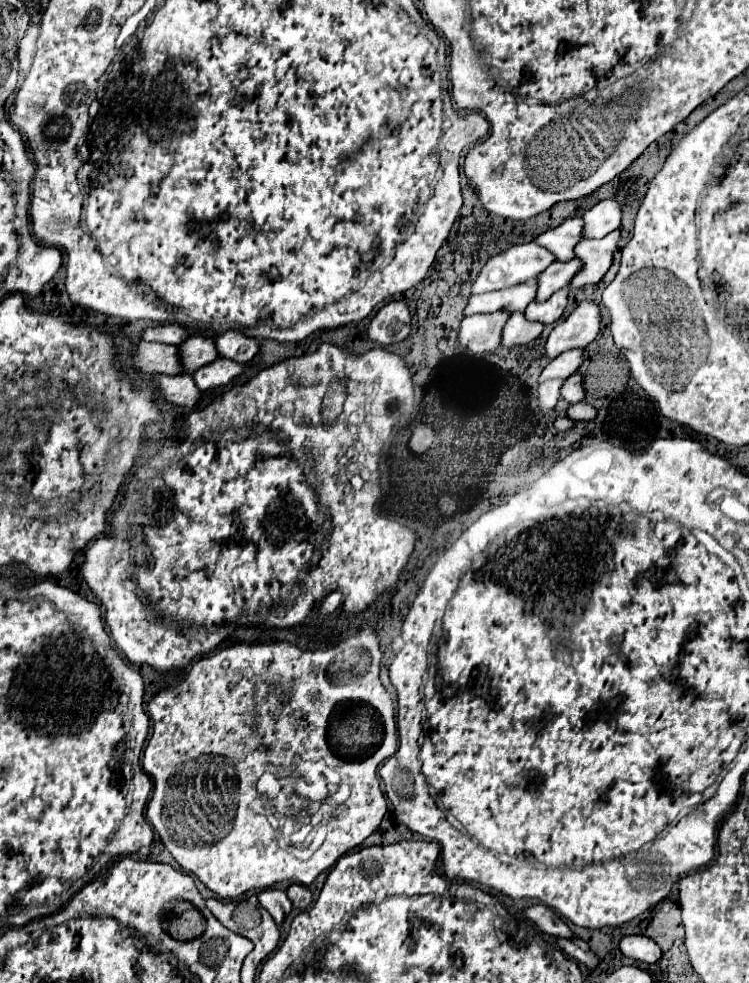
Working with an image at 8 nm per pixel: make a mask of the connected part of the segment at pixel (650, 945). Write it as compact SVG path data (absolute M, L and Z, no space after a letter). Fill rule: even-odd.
M626 935L620 939L620 951L624 957L644 961L644 963L656 963L662 955L660 947L646 935Z

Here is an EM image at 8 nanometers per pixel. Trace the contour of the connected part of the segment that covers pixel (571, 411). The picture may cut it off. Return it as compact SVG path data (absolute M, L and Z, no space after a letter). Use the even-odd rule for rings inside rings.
M584 401L570 405L566 411L566 417L570 417L572 421L582 421L582 419L590 421L590 419L594 419L594 415L596 415L596 409Z

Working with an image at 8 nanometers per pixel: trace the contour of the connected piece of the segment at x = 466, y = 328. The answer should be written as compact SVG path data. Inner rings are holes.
M488 313L466 317L458 329L458 345L470 349L474 355L494 351L500 345L500 329L510 313Z

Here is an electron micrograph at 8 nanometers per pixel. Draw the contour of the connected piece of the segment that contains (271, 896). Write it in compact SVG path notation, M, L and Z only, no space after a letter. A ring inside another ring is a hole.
M264 889L258 893L258 901L274 917L274 921L278 925L284 921L284 917L292 909L292 903L290 903L286 891L282 891L282 889Z

